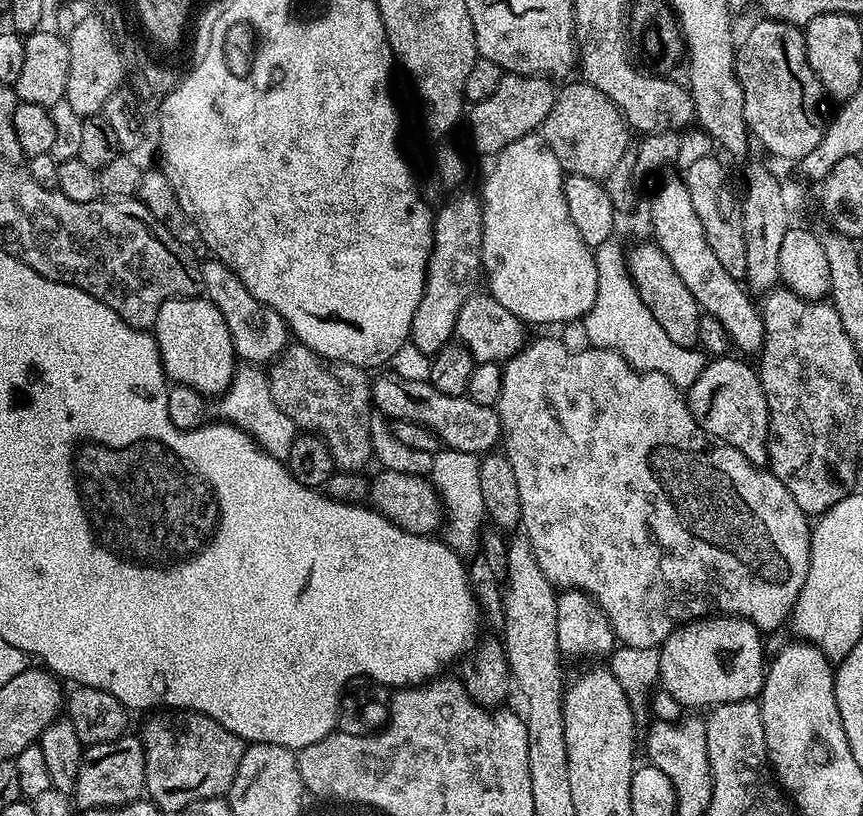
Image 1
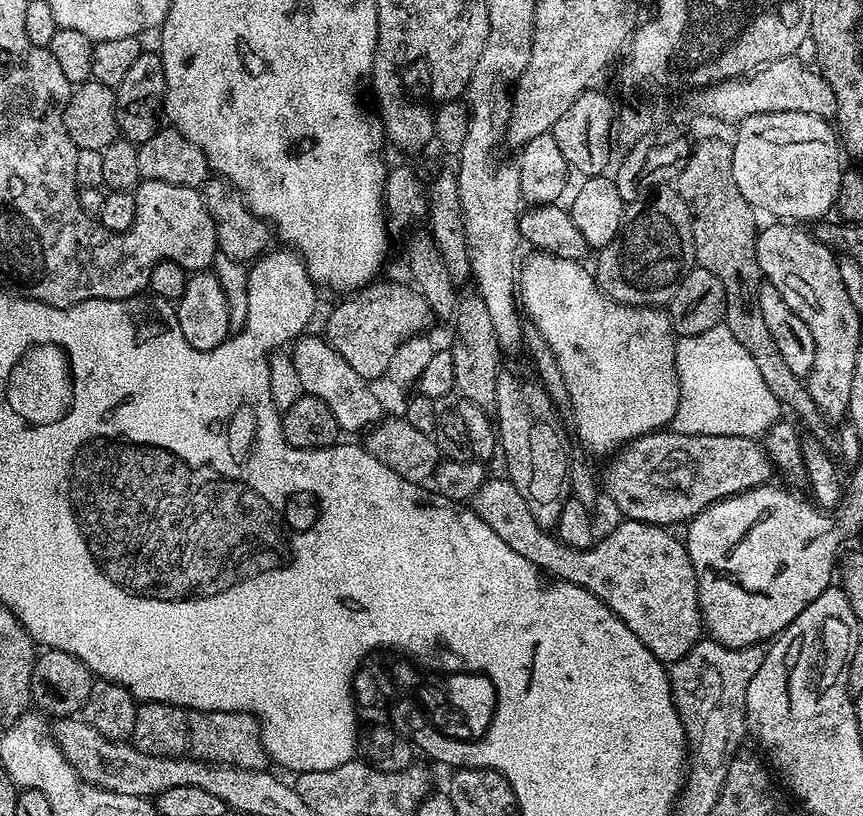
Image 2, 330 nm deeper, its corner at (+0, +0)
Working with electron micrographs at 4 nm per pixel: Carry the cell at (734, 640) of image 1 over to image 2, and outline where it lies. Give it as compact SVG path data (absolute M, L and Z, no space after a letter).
M766 483L760 488L751 488L737 496L727 496L725 500L720 500L717 504L711 504L706 510L702 510L687 525L688 536L686 535L686 547L690 554L690 562L696 571L696 581L698 582L698 602L700 603L700 619L707 635L711 639L717 640L720 644L725 644L727 648L749 648L752 644L771 641L780 635L818 594L825 592L833 583L834 573L838 568L838 552L836 556L836 536L837 529L833 521L828 520L823 511L817 508L811 499L799 496L796 492L791 492L788 488L772 488L771 483Z

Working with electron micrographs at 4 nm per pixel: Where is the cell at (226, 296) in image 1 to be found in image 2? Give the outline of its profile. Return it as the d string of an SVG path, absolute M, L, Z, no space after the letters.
M305 334L291 345L290 355L298 370L298 379L302 382L305 393L314 398L322 398L326 406L334 414L341 433L360 432L379 424L382 419L380 413L380 400L369 381L357 374L352 367L347 365L346 360L332 346L328 344L323 335L311 336Z

